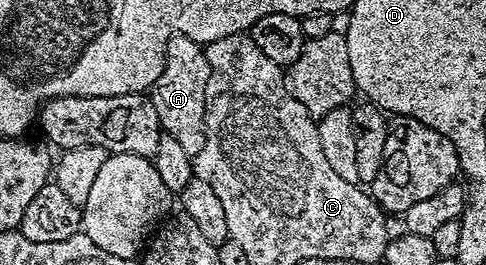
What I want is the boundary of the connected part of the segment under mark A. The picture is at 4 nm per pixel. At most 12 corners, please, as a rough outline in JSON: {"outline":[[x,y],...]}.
{"outline":[[177,34],[148,97],[188,152],[204,148],[208,60]]}

